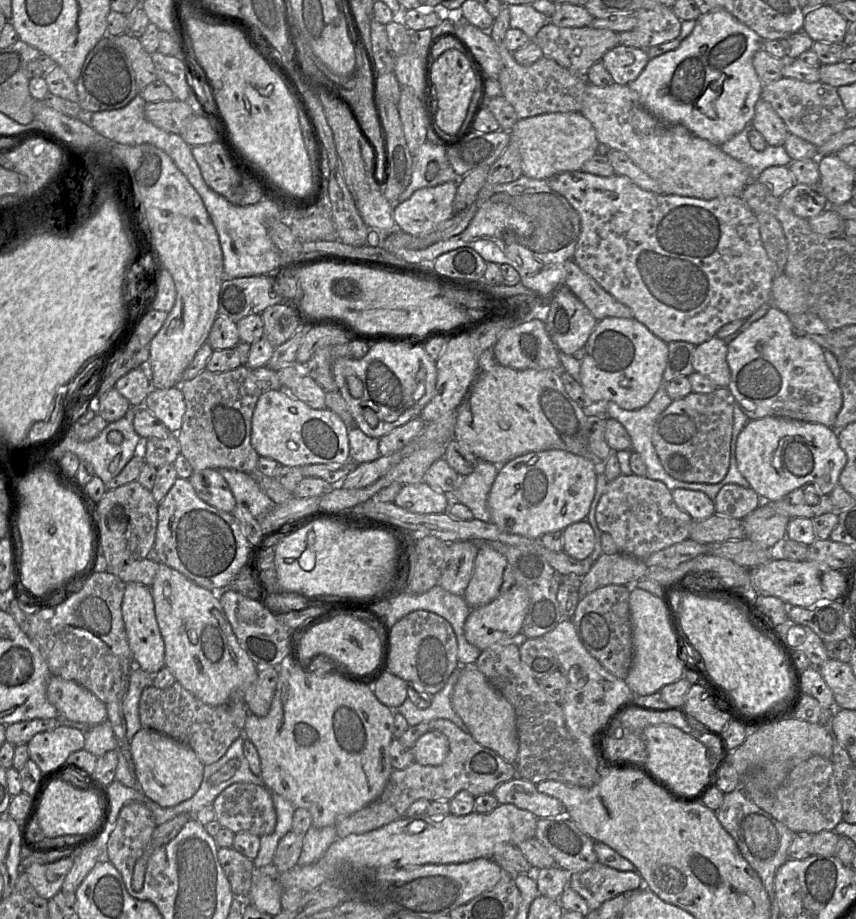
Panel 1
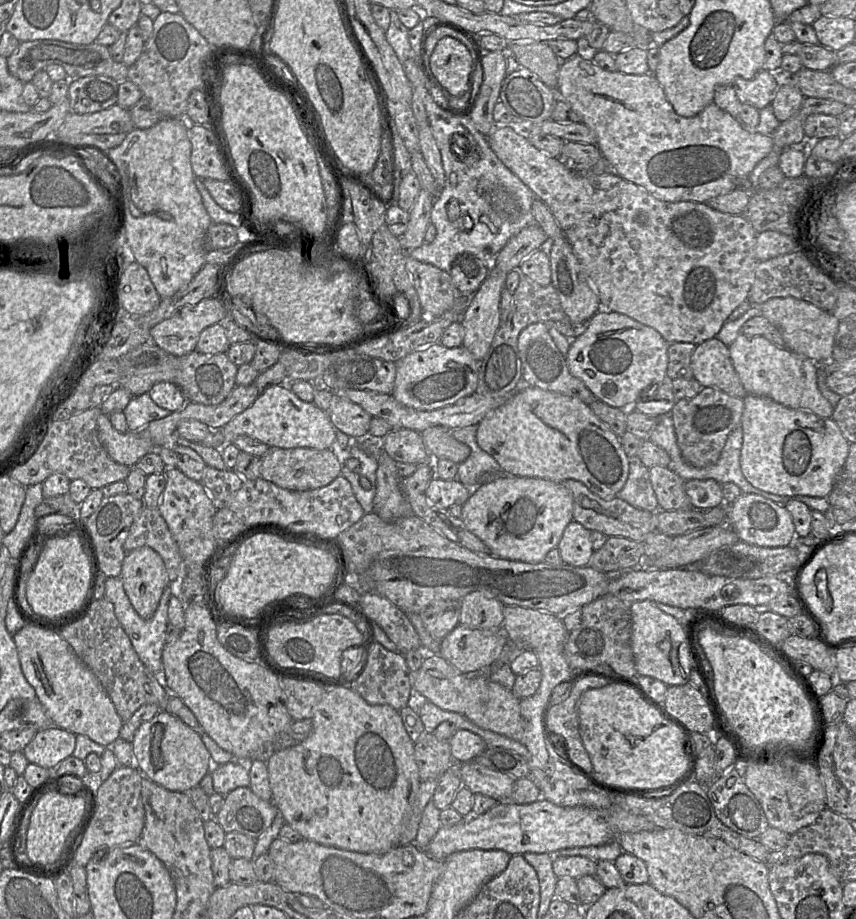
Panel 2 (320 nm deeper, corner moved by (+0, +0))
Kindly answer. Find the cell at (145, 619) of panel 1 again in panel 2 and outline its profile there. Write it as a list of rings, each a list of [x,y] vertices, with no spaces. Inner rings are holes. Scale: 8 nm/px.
[[[147,546],[132,550],[124,558],[120,578],[137,614],[142,619],[150,619],[169,584],[161,556]]]

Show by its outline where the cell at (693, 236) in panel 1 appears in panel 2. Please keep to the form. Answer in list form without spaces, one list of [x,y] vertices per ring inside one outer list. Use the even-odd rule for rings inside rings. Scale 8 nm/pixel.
[[[496,125],[487,138],[489,145],[502,163],[526,184],[535,196],[540,198],[553,213],[564,236],[571,244],[583,272],[599,297],[602,306],[601,310],[621,313],[646,326],[652,327],[660,333],[668,344],[680,342],[699,345],[706,340],[714,338],[727,321],[729,315],[748,299],[749,291],[754,281],[755,269],[758,262],[761,261],[758,261],[755,253],[758,233],[744,216],[720,212],[706,203],[693,201],[667,202],[660,200],[645,188],[623,179],[615,172],[598,175],[578,173],[562,158],[553,157],[536,148],[515,125]]]

